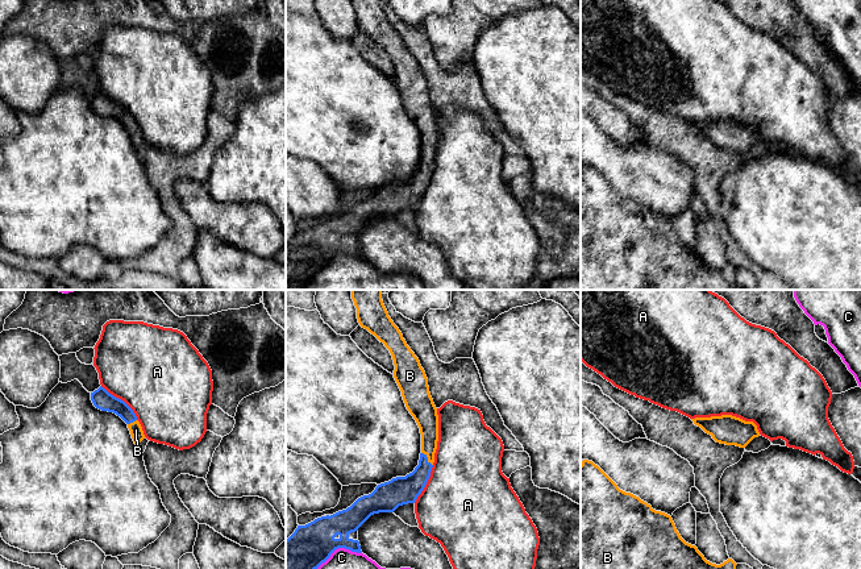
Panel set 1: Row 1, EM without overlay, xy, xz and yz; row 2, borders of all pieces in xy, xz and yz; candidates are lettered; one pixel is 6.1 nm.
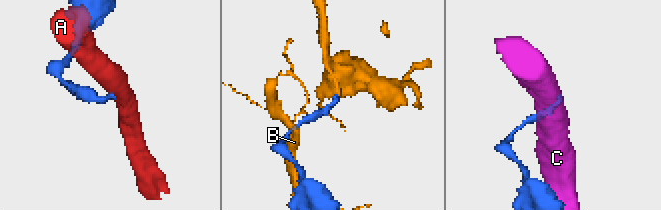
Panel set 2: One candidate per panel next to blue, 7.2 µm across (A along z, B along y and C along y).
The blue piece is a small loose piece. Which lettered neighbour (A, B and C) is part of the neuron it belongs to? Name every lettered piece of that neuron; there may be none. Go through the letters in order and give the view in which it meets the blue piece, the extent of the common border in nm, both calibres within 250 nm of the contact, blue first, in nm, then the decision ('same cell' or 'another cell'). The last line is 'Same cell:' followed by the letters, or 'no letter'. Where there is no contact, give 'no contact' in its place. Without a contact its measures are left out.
A: meets blue in xy; contact 300 nm long; 120 nm thick on the blue side, 500 nm on the other; another cell
B: meets blue in xz; contact 110 nm long; 180 nm thick on the blue side, 140 nm on the other; same cell
C: meets blue in xz; contact 300 nm long; 260 nm thick on the blue side, 130 nm on the other; another cell
Same cell: B

